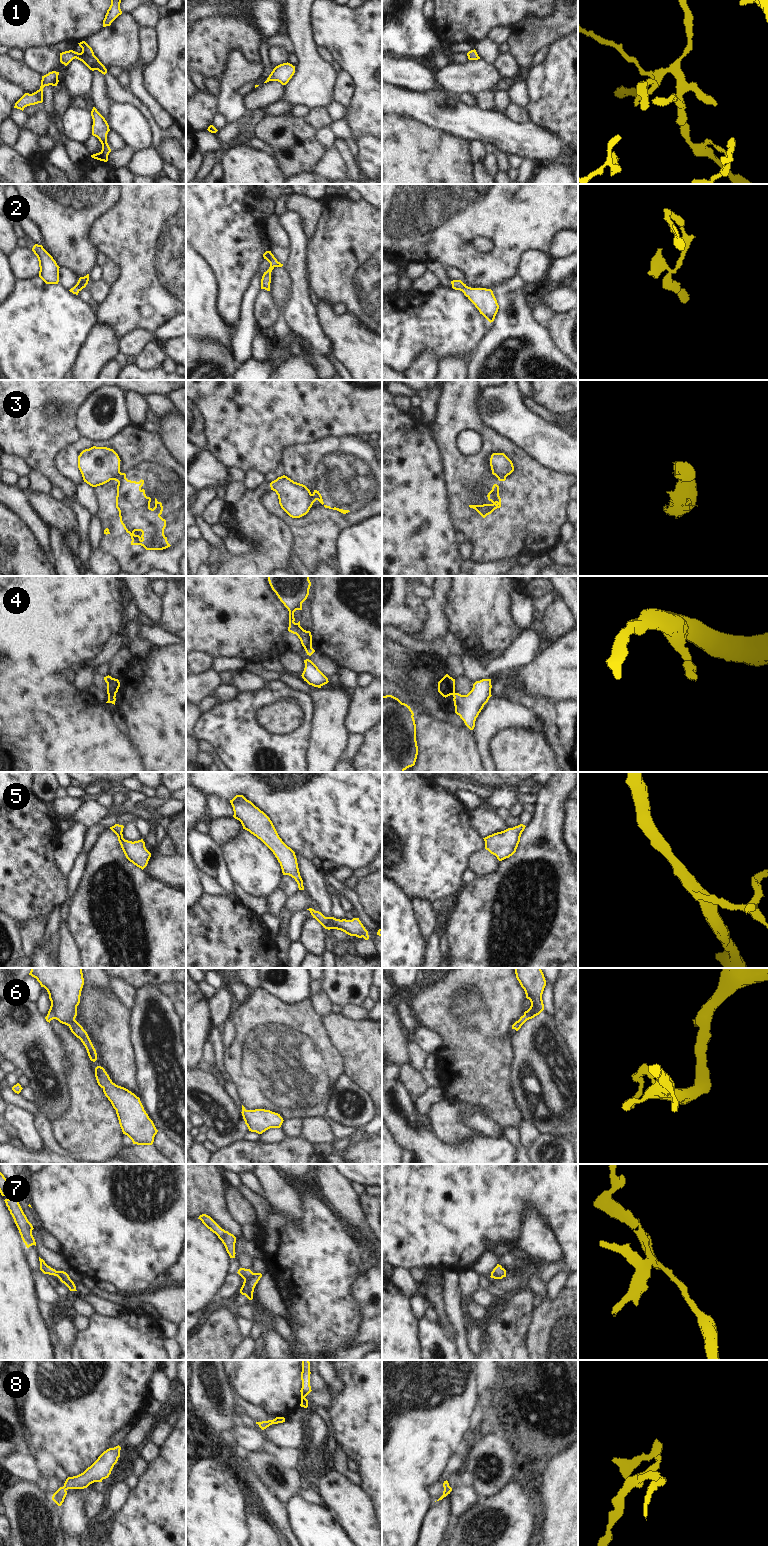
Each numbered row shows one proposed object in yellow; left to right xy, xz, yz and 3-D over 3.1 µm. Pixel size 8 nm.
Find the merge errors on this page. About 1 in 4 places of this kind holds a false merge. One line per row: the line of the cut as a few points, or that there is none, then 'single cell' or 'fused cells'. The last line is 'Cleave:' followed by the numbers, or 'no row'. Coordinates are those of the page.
1: cut none; single cell
2: cut none; single cell
3: cut xy (119, 471), (111, 479); fused cells
4: cut xy (115, 693), (108, 696); fused cells
5: cut none; single cell
6: cut none; single cell
7: cut xz (254, 1273), (244, 1279); fused cells
8: cut none; single cell
Cleave: 3, 4, 7

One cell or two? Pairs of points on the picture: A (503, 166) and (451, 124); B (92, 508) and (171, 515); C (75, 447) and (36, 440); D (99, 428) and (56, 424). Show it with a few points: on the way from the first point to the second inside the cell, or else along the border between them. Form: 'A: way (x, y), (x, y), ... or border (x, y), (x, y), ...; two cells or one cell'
A: border (498, 148), (507, 156); two cells
B: border (93, 487), (96, 493), (97, 515); two cells
C: border (79, 436), (55, 455), (53, 459), (54, 466); two cells
D: border (82, 404), (76, 413), (76, 429), (79, 436); two cells

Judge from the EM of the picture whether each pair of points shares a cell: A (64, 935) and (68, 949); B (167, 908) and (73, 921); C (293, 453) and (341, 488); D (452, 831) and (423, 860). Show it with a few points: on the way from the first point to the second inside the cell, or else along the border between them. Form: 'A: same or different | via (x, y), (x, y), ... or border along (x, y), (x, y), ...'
A: same | via (65, 938), (66, 946)
B: same | via (136, 878), (113, 859), (90, 876), (86, 890)
C: same | via (305, 464), (312, 464), (324, 475), (329, 476)
D: same | via (445, 838), (430, 853)

